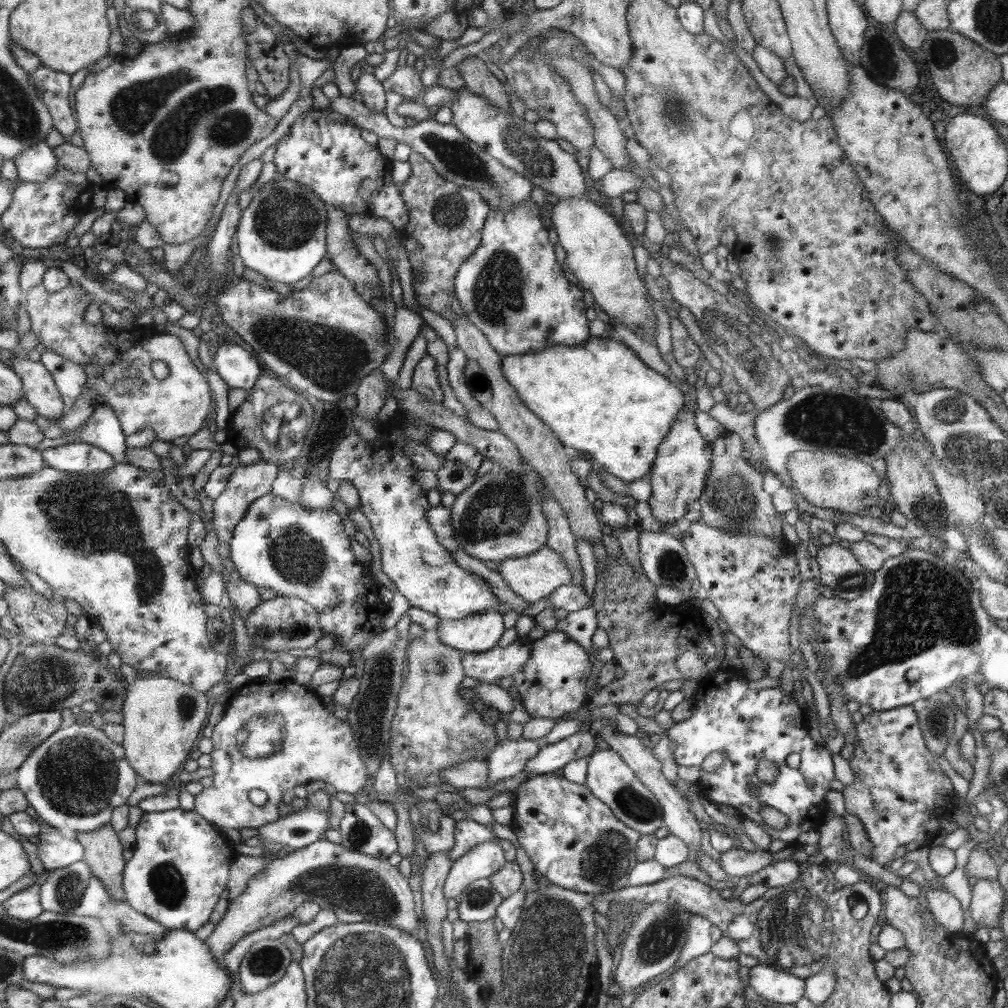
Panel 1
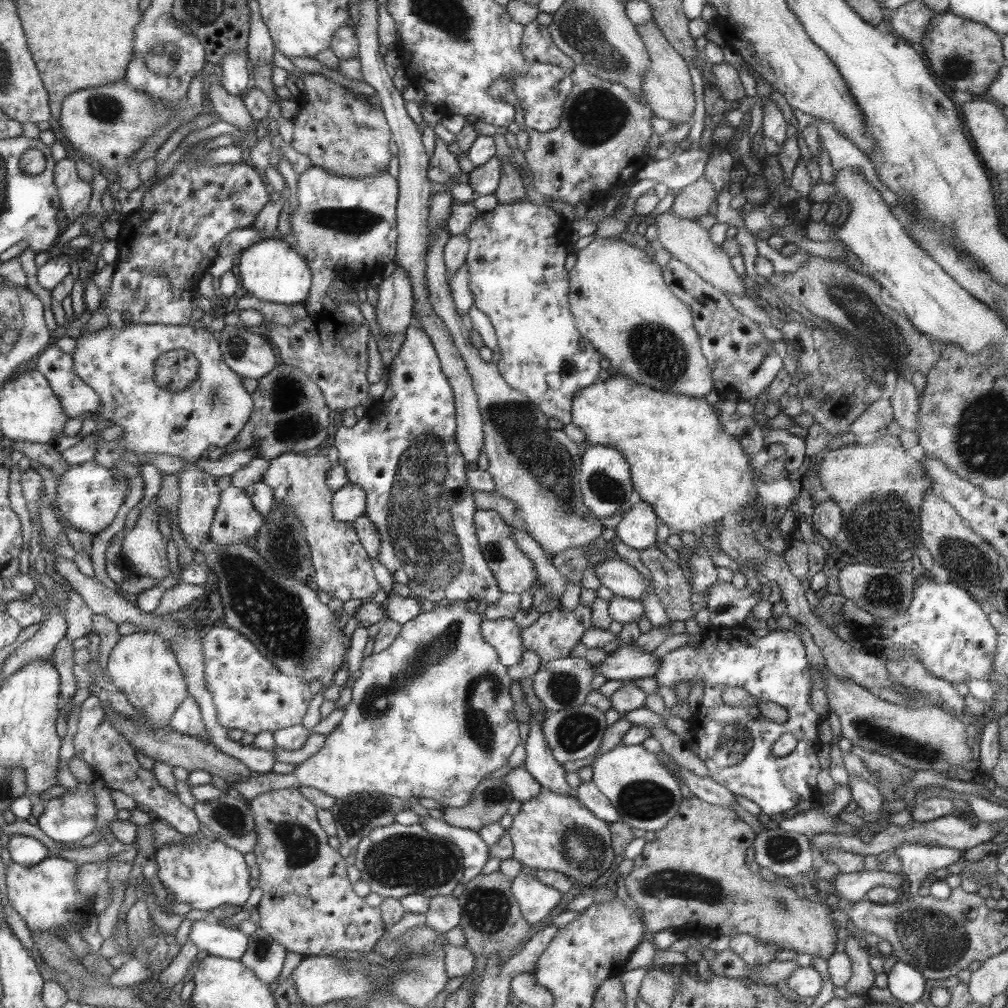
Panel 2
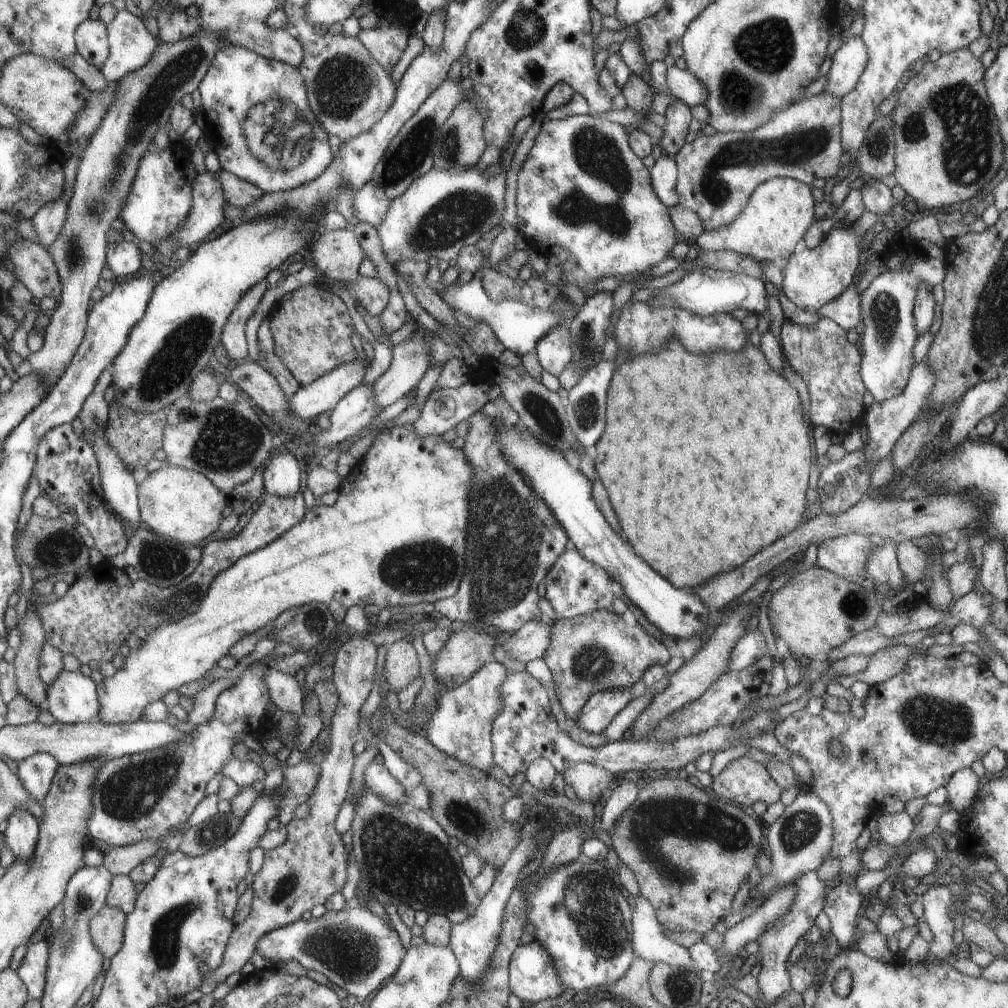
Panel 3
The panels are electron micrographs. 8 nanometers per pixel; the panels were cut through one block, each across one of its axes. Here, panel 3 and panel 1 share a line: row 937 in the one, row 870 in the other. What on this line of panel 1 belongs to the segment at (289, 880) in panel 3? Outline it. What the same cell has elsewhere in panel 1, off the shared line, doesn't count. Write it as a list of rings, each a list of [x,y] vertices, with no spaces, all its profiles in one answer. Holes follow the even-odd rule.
[[[238,855],[232,862],[230,881],[227,883],[229,900],[246,892],[247,883],[267,866],[264,858]]]

